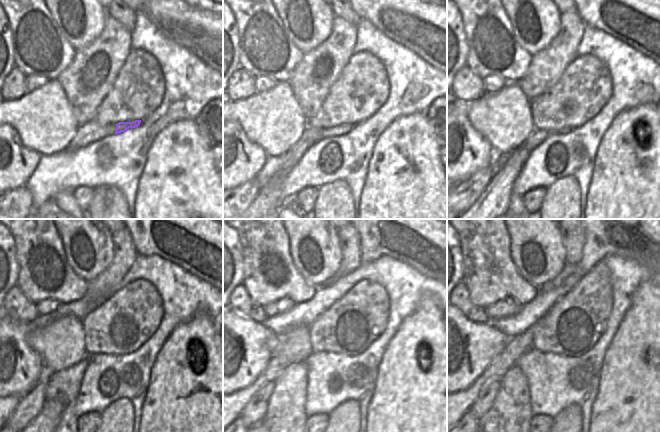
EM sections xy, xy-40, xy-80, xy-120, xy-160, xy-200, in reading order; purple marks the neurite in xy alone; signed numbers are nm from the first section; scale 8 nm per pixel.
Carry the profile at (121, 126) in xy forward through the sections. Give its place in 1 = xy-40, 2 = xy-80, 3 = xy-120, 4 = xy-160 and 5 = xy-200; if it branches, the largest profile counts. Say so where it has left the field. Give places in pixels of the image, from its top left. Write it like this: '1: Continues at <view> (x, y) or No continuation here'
1: Continues at xy-40 (342, 129)
2: Continues at xy-80 (537, 137)
3: Continues at xy-120 (64, 385)
4: Continues at xy-160 (285, 418)
5: Continues at xy-200 (507, 422)

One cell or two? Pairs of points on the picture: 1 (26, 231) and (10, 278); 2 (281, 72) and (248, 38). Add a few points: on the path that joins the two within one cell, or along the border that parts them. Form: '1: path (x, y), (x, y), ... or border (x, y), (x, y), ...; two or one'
1: border (11, 236), (15, 247), (18, 282); two
2: path (269, 73), (264, 70), (264, 54), (260, 50); one

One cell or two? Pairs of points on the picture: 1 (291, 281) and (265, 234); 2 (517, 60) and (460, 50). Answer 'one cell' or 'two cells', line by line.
1: one cell
2: two cells

